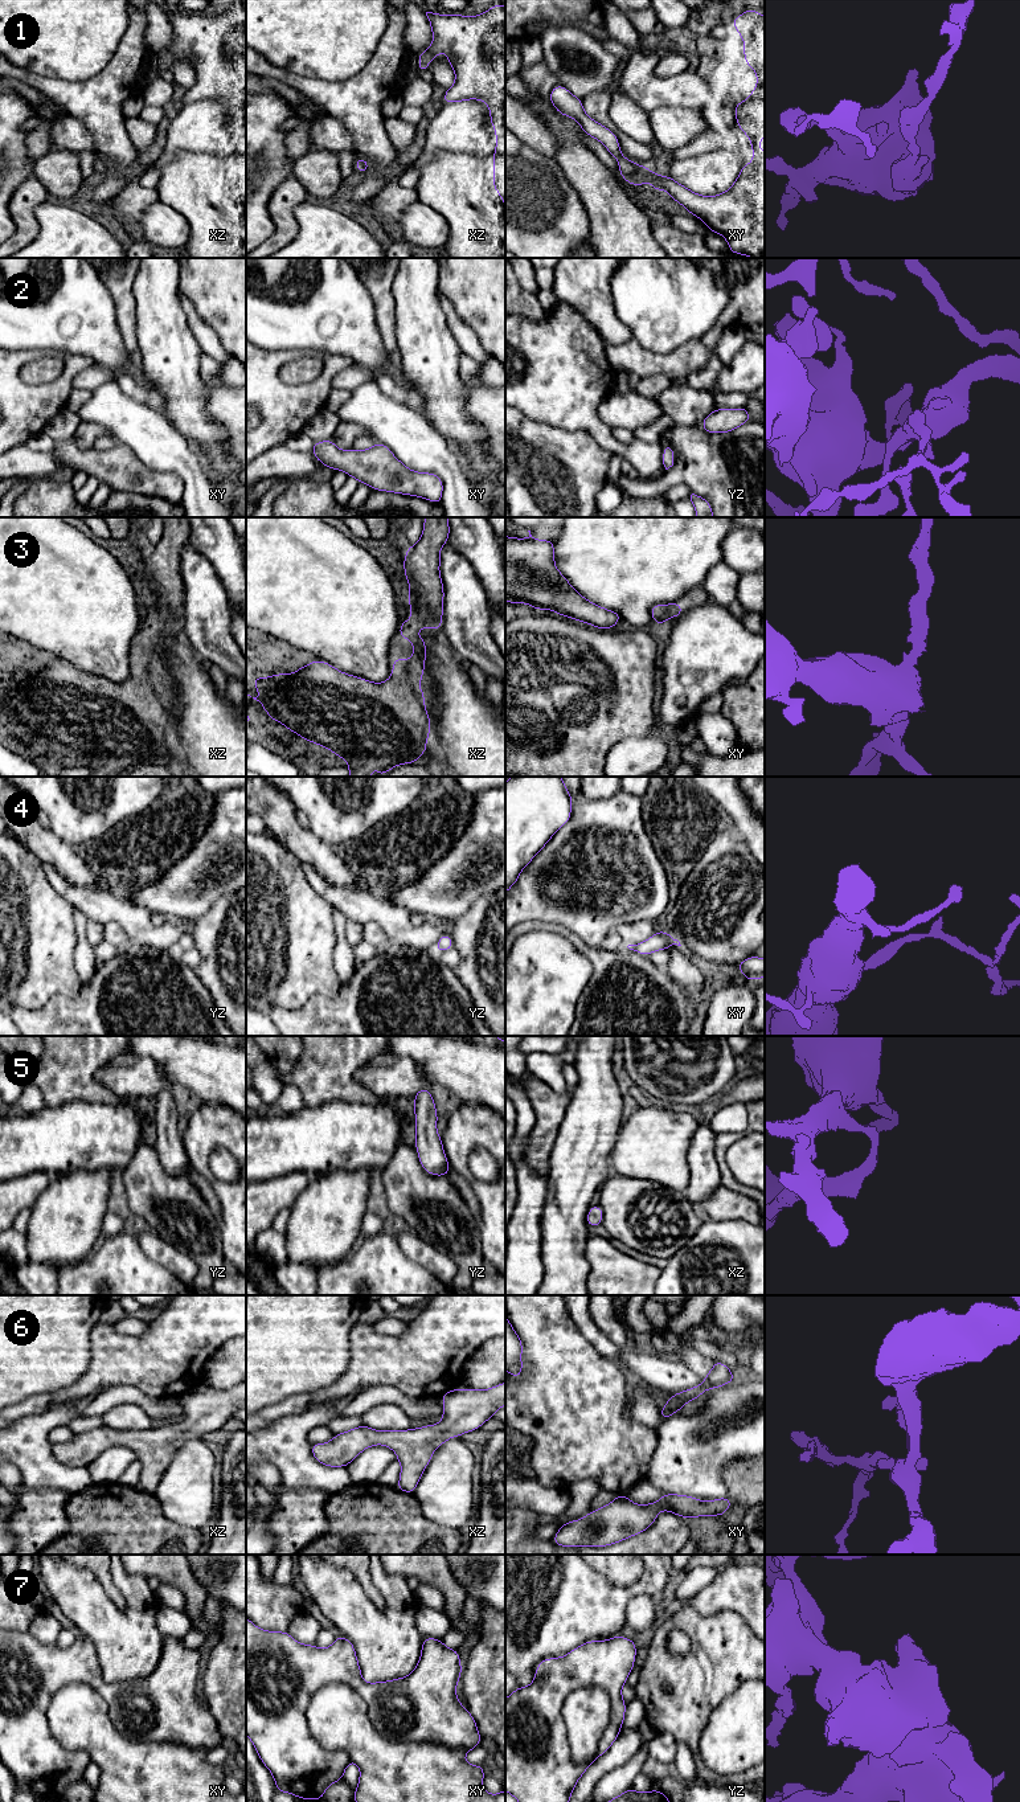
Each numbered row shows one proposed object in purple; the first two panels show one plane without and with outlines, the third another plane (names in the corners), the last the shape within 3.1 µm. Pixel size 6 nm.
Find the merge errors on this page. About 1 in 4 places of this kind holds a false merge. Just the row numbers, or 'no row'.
no row

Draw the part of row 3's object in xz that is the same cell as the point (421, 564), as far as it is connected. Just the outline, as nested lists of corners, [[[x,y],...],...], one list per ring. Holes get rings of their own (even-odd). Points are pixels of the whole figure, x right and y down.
[[[425,517],[421,538],[406,549],[404,572],[410,586],[407,601],[413,618],[402,619],[398,632],[401,639],[411,642],[414,651],[405,662],[398,656],[393,659],[392,676],[386,681],[373,683],[348,675],[324,660],[311,662],[292,673],[254,679],[251,688],[261,692],[253,699],[262,703],[270,720],[344,758],[351,771],[348,777],[370,777],[373,767],[382,777],[396,766],[419,762],[418,757],[427,753],[431,721],[423,701],[426,693],[418,687],[427,650],[417,630],[442,630],[445,589],[439,573],[441,548],[448,542],[448,536],[448,517]]]

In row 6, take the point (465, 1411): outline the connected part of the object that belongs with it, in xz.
[[[505,1381],[488,1389],[451,1389],[442,1394],[443,1417],[438,1425],[425,1425],[407,1430],[374,1430],[366,1425],[335,1434],[325,1443],[312,1443],[314,1458],[327,1467],[347,1467],[359,1454],[370,1446],[384,1445],[392,1449],[401,1463],[397,1488],[406,1494],[413,1494],[419,1483],[419,1478],[426,1470],[434,1451],[450,1438],[479,1429],[486,1421],[493,1418],[493,1413],[505,1405]]]

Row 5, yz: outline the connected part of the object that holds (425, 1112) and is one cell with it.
[[[427,1088],[414,1094],[415,1150],[422,1168],[434,1176],[447,1176],[448,1160],[437,1131],[438,1113]]]

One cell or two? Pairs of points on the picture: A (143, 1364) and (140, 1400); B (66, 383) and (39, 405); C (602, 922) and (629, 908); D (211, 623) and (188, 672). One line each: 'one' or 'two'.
A: two
B: one
C: one
D: two

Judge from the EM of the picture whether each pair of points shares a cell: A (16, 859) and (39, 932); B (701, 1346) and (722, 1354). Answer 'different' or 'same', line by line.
A: same
B: same

